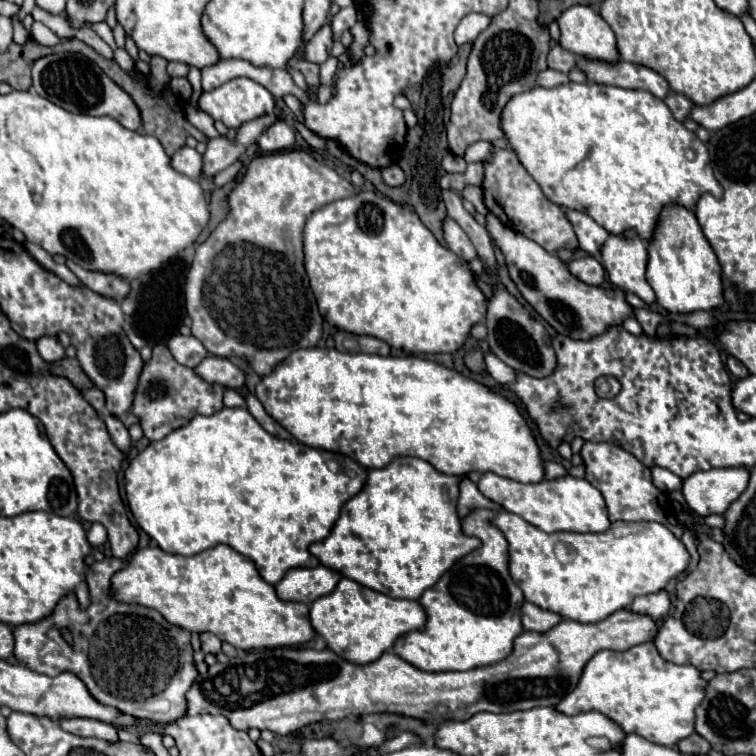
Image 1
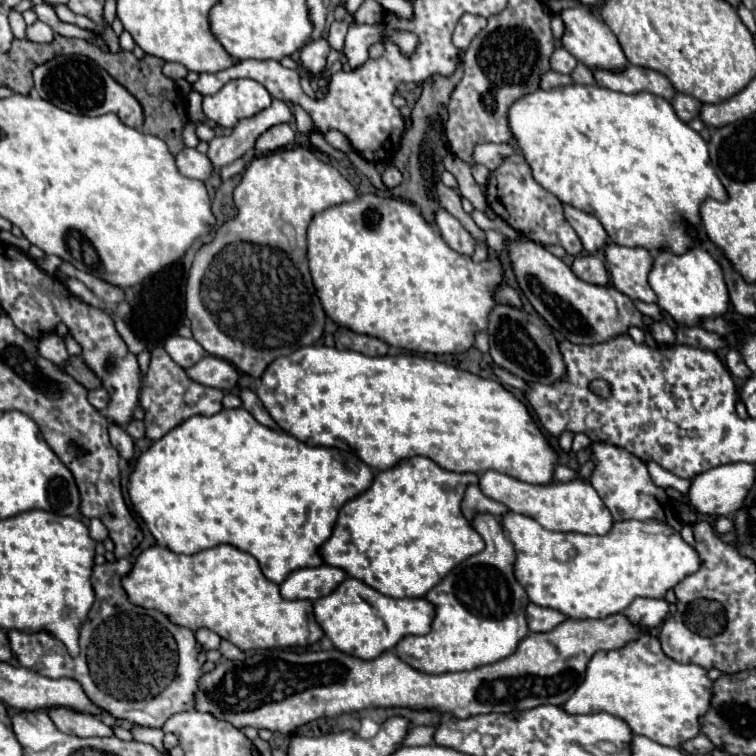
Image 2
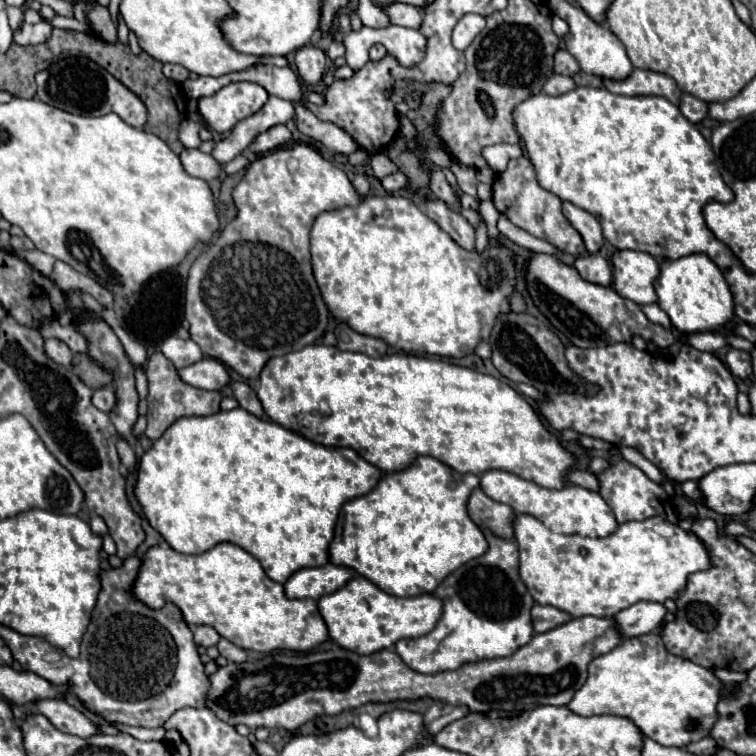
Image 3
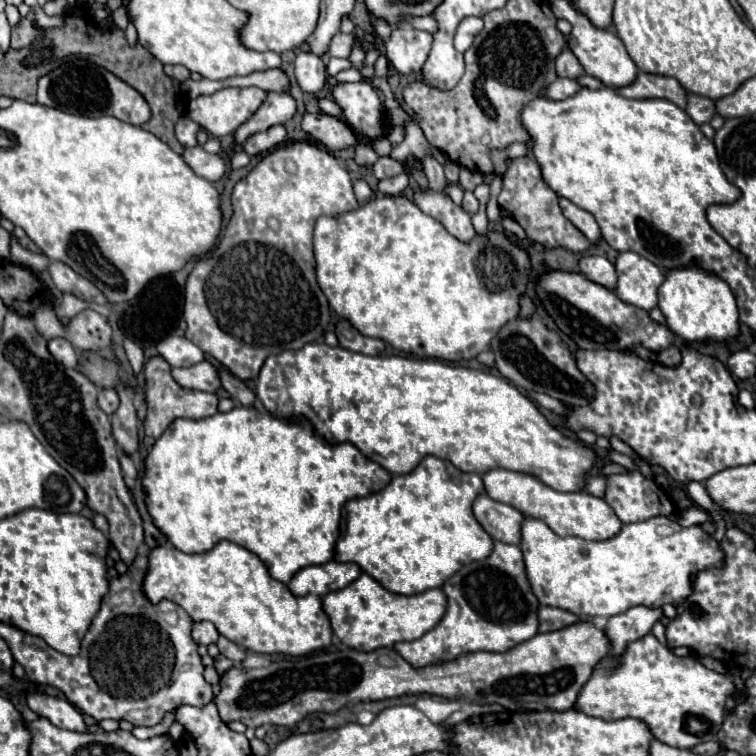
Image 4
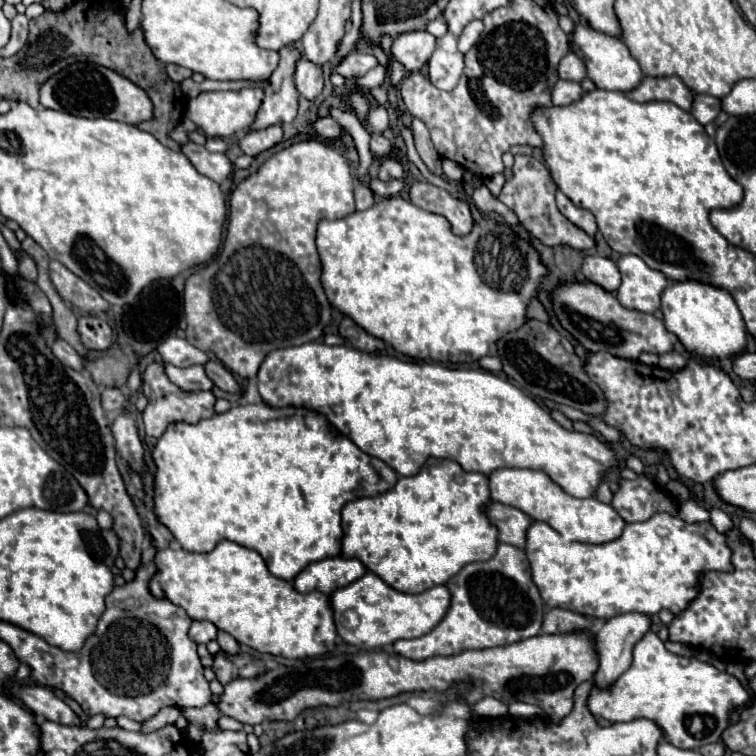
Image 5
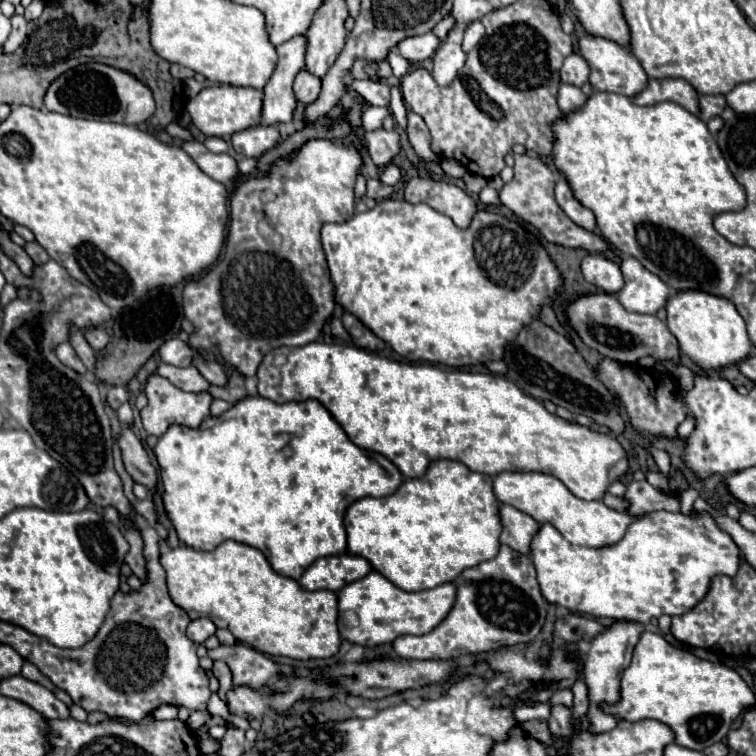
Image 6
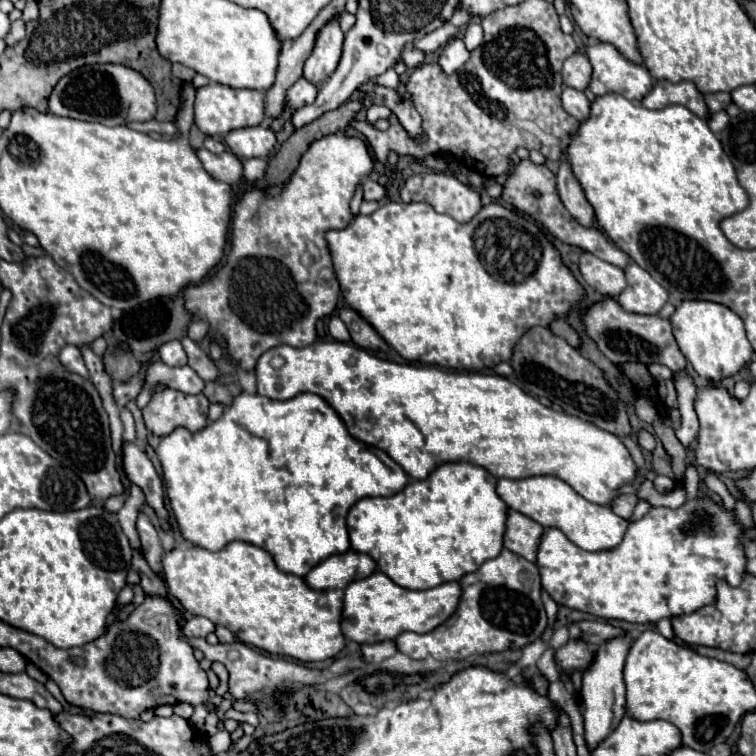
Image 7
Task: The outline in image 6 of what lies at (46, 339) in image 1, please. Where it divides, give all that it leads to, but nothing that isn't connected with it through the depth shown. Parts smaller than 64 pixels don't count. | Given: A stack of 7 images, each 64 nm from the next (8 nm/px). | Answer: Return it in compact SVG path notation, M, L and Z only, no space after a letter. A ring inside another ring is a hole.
M70 342L60 344L60 346L56 348L56 356L60 358L60 362L62 362L64 366L68 366L68 368L76 370L78 374L86 374L86 366L84 366L84 364L78 360L78 356L76 356L74 348L70 346Z

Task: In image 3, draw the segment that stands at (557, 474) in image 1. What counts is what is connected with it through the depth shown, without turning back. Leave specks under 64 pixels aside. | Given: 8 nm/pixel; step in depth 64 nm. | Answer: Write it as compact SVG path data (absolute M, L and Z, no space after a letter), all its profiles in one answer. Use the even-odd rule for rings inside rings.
M574 470L568 474L568 480L582 486L582 488L588 488L588 490L594 490L598 492L600 490L600 482L596 478L596 474L590 474L590 472L582 472L582 470Z

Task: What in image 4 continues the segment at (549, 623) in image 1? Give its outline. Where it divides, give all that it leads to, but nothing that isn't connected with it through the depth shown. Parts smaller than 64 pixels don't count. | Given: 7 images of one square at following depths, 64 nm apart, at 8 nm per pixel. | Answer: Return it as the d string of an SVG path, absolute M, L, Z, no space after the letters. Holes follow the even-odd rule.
M542 606L538 610L538 620L540 620L540 632L554 632L580 622L576 614L562 608L550 608L550 606Z

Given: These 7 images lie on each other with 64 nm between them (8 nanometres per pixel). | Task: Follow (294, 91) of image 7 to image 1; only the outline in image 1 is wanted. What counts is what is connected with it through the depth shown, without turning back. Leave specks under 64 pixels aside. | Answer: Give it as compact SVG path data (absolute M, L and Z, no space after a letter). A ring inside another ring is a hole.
M326 24L314 34L310 42L306 42L304 60L314 64L324 64L330 54L330 48L332 48L332 30L330 30L330 24Z

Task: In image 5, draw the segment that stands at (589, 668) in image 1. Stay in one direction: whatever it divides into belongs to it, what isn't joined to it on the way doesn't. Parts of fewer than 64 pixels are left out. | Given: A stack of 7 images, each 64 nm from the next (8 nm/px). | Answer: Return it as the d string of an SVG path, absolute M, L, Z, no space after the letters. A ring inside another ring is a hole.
M648 630L634 646L632 666L614 682L610 690L592 688L588 708L594 716L610 722L630 722L640 716L654 720L662 728L668 742L678 748L698 750L700 746L718 742L724 728L728 728L730 710L742 708L748 700L750 694L736 676L692 656L688 658L668 652L658 634Z

